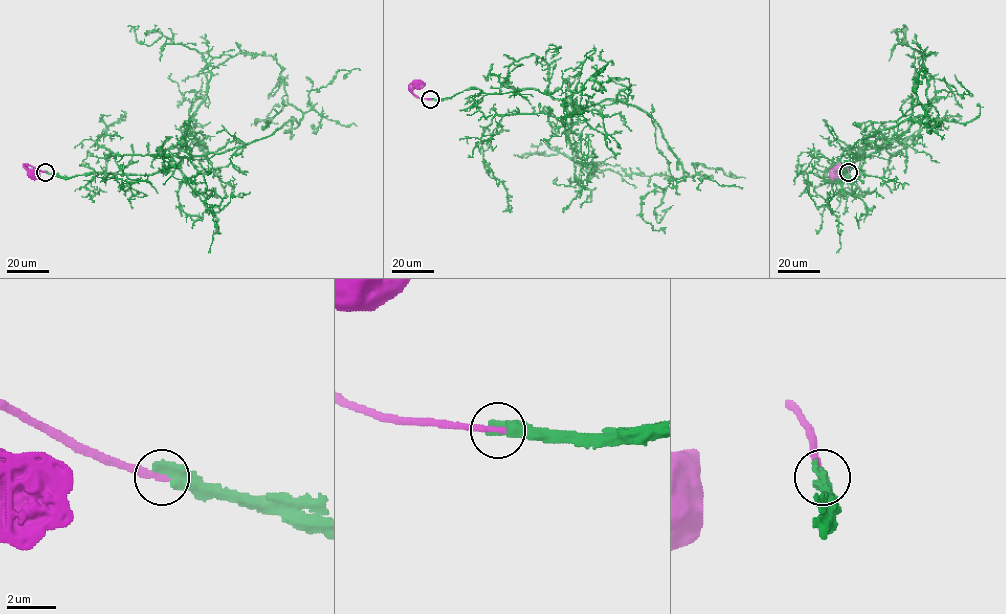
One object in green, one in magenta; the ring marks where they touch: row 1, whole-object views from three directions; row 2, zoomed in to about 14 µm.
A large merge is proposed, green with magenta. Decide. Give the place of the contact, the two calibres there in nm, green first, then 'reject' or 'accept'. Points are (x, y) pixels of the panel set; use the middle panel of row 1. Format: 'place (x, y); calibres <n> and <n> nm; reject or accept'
place (430, 99); calibres 500 and 340 nm; accept

